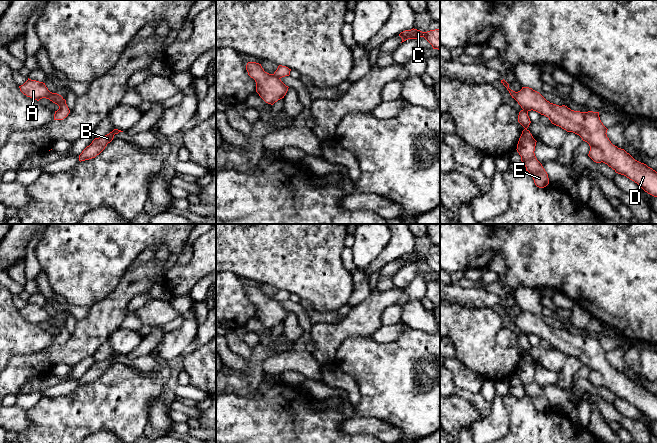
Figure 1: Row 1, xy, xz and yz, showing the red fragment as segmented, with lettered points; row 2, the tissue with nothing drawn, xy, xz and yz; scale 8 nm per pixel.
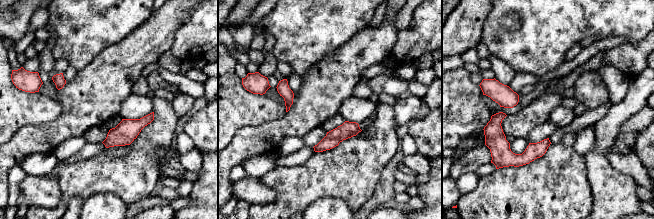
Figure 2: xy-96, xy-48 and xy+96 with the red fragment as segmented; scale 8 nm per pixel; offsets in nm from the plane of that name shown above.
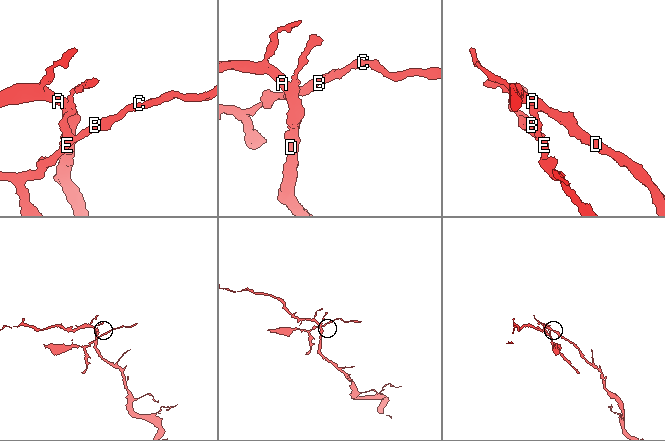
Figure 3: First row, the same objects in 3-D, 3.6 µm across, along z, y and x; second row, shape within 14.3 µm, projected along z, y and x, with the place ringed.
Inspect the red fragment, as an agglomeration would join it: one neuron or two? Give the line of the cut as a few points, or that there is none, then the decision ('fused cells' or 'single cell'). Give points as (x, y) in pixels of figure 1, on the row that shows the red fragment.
xy (51, 93), (59, 103), (59, 106) | fused cells

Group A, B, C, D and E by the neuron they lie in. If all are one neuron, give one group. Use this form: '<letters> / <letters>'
A D / B C E

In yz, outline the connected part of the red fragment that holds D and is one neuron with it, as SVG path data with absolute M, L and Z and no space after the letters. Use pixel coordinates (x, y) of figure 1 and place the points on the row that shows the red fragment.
M522 87L516 92L515 100L523 110L536 111L548 117L552 124L579 135L589 144L588 156L594 162L607 164L616 173L626 176L645 192L657 197L657 172L611 143L606 134L608 129L601 122L599 112L574 111L565 105L550 103L529 87Z

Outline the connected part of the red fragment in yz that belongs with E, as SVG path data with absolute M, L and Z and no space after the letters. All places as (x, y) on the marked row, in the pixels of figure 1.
M521 110L519 112L518 122L525 129L522 131L516 150L521 156L521 161L524 163L526 171L532 175L535 185L539 188L544 188L549 184L549 178L547 172L537 160L534 153L537 141L527 129L531 123L528 111Z

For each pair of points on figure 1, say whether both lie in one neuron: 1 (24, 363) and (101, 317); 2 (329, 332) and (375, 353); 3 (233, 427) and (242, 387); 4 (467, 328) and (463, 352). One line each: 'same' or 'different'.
1: same
2: different
3: different
4: same

